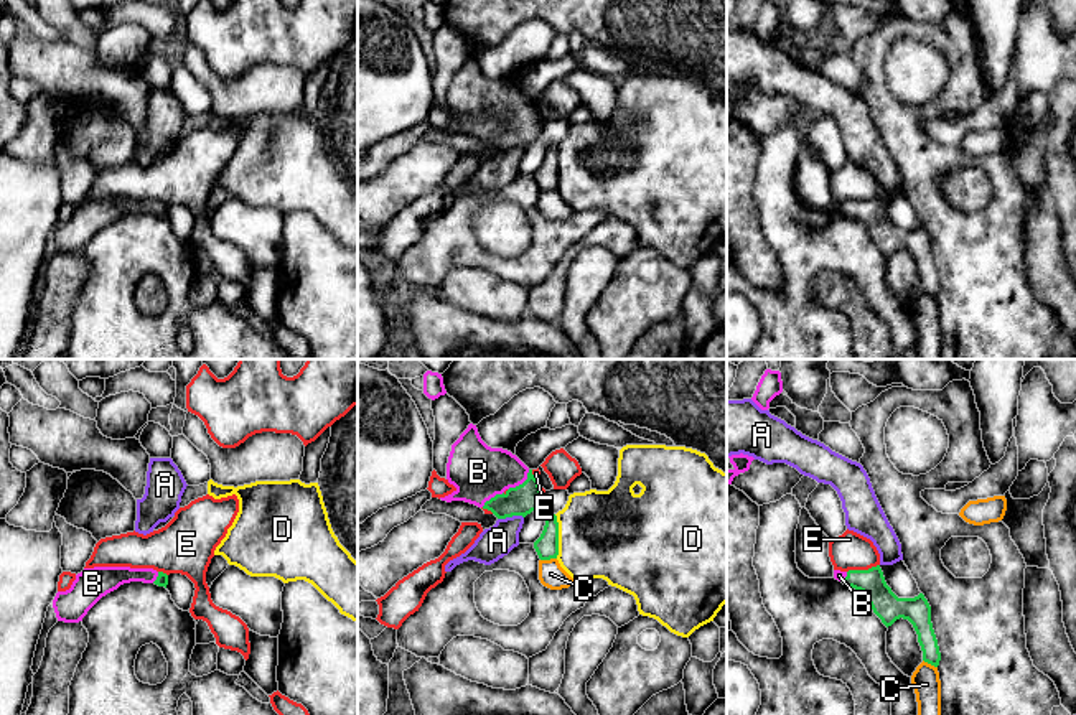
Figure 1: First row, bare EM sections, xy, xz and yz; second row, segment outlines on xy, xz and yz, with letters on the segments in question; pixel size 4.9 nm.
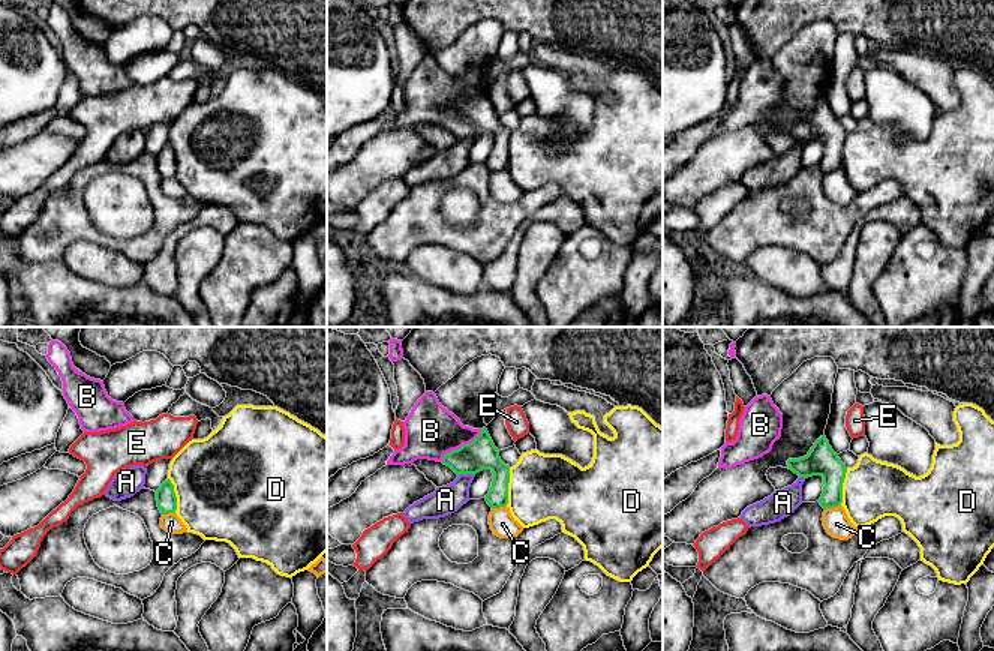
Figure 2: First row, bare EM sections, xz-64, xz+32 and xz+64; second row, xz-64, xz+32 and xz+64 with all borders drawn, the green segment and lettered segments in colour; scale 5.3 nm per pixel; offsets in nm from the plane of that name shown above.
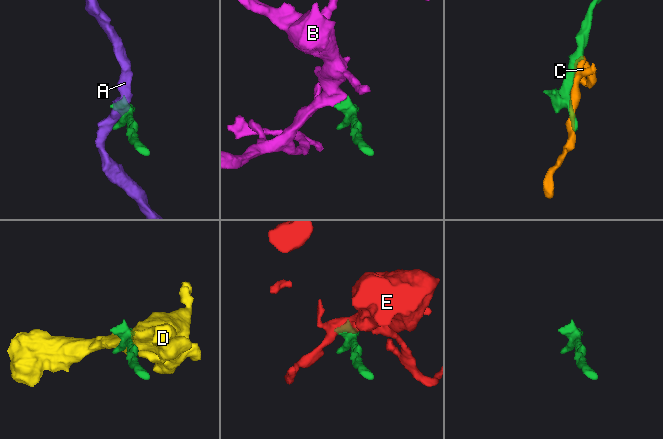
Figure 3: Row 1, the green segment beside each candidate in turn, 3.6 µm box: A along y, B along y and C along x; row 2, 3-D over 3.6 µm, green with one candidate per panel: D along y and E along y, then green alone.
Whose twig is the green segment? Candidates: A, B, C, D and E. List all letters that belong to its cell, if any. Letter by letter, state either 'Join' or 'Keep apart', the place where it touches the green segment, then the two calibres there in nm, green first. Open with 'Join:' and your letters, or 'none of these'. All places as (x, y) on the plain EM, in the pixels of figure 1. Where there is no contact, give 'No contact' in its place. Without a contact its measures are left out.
Join: B
A: Keep apart. Touches green at xz (509, 147). Thickness 150 nm (green) against 160 nm
B: Join. Touches green at xz (523, 114). Thickness 150 nm (green) against 280 nm
C: Keep apart. Touches green at xz (547, 190). Thickness 110 nm (green) against 120 nm
D: Keep apart. Touches green at xz (557, 167). Thickness 110 nm (green) against 440 nm
E: Keep apart. Touches green at yz (862, 201). Thickness 140 nm (green) against 190 nm

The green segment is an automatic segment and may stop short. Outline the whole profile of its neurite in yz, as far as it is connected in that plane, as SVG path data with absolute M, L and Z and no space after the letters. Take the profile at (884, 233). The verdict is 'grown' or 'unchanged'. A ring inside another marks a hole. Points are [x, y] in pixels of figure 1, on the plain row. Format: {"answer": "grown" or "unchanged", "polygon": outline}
{"answer": "grown", "polygon": "M880 196L868 201L834 201L834 209L867 226L873 244L888 259L896 250L908 250L923 282L923 292L938 298L941 283L931 254L931 237L923 224L915 229L898 229L887 216Z"}

